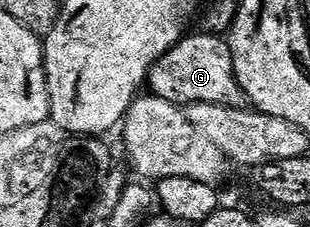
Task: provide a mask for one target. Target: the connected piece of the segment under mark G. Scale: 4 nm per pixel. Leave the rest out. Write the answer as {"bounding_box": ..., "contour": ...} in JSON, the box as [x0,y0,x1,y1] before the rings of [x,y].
{"bounding_box":[148,33,248,108],"contour":[[[201,33],[184,36],[168,53],[156,60],[148,79],[149,93],[155,94],[157,98],[175,102],[183,108],[193,102],[224,104],[232,108],[245,107],[248,99],[234,71],[229,41],[217,34]]]}

